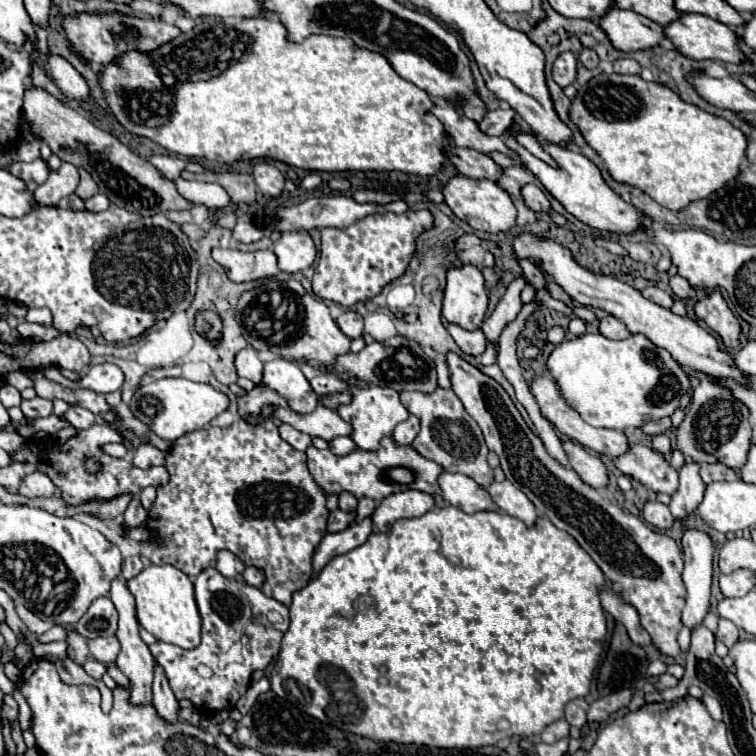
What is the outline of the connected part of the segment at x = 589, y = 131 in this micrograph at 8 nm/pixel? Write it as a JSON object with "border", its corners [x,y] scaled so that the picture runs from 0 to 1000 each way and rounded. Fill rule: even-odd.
{"border":[[[796,97],[791,102],[783,102],[772,115],[767,115],[762,131],[757,134],[754,149],[778,192],[804,221],[810,237],[847,247],[876,274],[884,274],[889,279],[899,279],[910,269],[939,261],[942,255],[955,250],[963,239],[979,231],[981,213],[987,210],[989,181],[966,160],[902,134],[881,112],[852,107],[847,99]]]}

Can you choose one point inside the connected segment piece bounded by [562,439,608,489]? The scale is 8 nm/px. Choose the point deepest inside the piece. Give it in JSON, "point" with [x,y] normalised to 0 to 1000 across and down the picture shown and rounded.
{"point":[782,622]}

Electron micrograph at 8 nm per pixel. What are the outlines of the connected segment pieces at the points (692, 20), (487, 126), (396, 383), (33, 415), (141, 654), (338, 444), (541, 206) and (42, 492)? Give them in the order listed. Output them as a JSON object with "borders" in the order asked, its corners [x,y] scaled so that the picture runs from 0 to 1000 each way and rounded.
{"borders":[[[[902,20],[899,25],[894,25],[892,30],[878,36],[878,46],[894,60],[894,65],[913,75],[913,78],[942,78],[942,81],[955,81],[955,83],[989,83],[992,78],[987,75],[987,70],[979,65],[981,54],[976,49],[974,41],[968,41],[963,33],[952,30],[952,28],[942,28],[939,22],[931,20]]],[[[656,144],[656,147],[646,147],[646,152],[635,163],[635,171],[646,179],[672,179],[683,160],[685,157],[680,144]]],[[[524,443],[513,451],[495,451],[489,456],[484,456],[476,467],[460,467],[447,472],[442,491],[447,493],[463,493],[471,496],[476,504],[487,504],[495,509],[513,509],[516,515],[524,517],[574,517],[579,512],[577,507],[577,483],[574,478],[561,467],[561,462],[556,459],[556,454],[537,448],[532,443]]],[[[45,525],[42,530],[29,530],[29,546],[34,554],[50,554],[50,552],[63,552],[69,546],[69,530],[66,528],[53,528]]],[[[151,766],[148,769],[148,779],[146,779],[146,792],[148,798],[153,800],[156,806],[156,813],[159,813],[159,821],[156,821],[156,835],[153,835],[153,843],[159,848],[159,864],[153,869],[153,880],[159,882],[159,888],[169,896],[172,901],[172,927],[175,933],[201,933],[201,896],[204,896],[204,869],[196,858],[196,853],[185,845],[183,840],[183,821],[180,821],[180,808],[177,808],[177,790],[175,784],[169,782],[167,771],[161,766]]],[[[447,578],[435,585],[435,594],[446,603],[459,602],[470,591],[470,586],[463,578]]],[[[696,245],[696,247],[690,250],[690,258],[693,258],[693,266],[698,269],[698,274],[701,274],[704,279],[725,282],[735,298],[749,298],[749,290],[730,276],[728,263],[722,261],[722,255],[720,255],[714,247],[709,247],[709,245]]],[[[37,626],[24,647],[32,657],[66,657],[74,652],[74,642],[69,642],[69,634],[61,626]]]]}

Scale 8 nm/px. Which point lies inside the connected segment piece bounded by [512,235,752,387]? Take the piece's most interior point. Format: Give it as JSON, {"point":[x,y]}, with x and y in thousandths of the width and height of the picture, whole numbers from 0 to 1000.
{"point":[914,456]}

